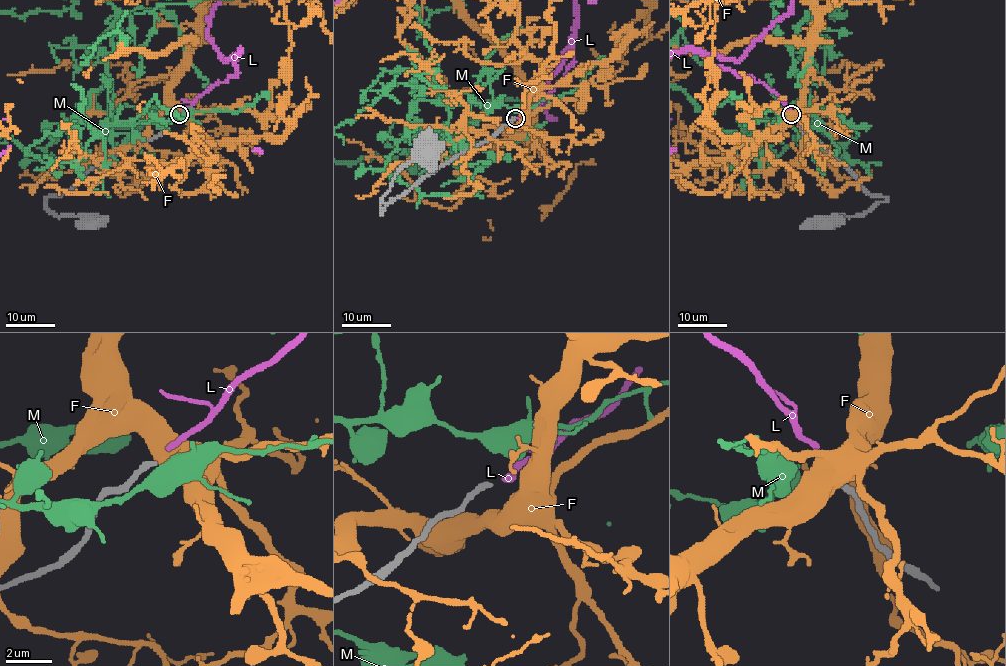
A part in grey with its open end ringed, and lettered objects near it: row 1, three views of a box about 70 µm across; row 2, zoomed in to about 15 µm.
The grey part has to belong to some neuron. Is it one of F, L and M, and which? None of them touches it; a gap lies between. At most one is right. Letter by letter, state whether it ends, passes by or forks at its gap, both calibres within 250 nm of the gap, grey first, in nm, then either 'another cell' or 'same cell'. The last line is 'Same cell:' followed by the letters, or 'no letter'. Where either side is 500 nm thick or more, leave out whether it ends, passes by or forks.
F: 200 nm thick on the grey side, 850 nm on the other; another cell
L: it ends there; 200 nm thick on the grey side, 240 nm on the other; same cell
M: 200 nm thick on the grey side, 950 nm on the other; another cell
Same cell: L

